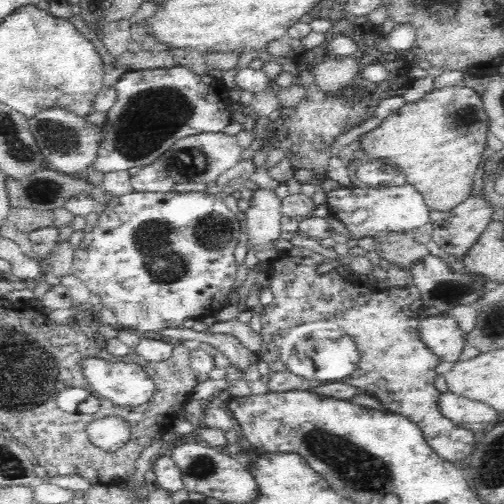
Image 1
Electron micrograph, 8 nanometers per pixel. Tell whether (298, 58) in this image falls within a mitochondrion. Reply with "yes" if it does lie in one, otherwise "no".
no

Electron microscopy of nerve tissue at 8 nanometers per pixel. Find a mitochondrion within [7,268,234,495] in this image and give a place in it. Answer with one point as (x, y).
(203, 469)

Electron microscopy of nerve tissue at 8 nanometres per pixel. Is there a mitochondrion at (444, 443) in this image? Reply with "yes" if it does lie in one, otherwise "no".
no

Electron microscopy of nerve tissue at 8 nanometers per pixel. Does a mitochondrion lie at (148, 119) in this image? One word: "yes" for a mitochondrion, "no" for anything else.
yes

